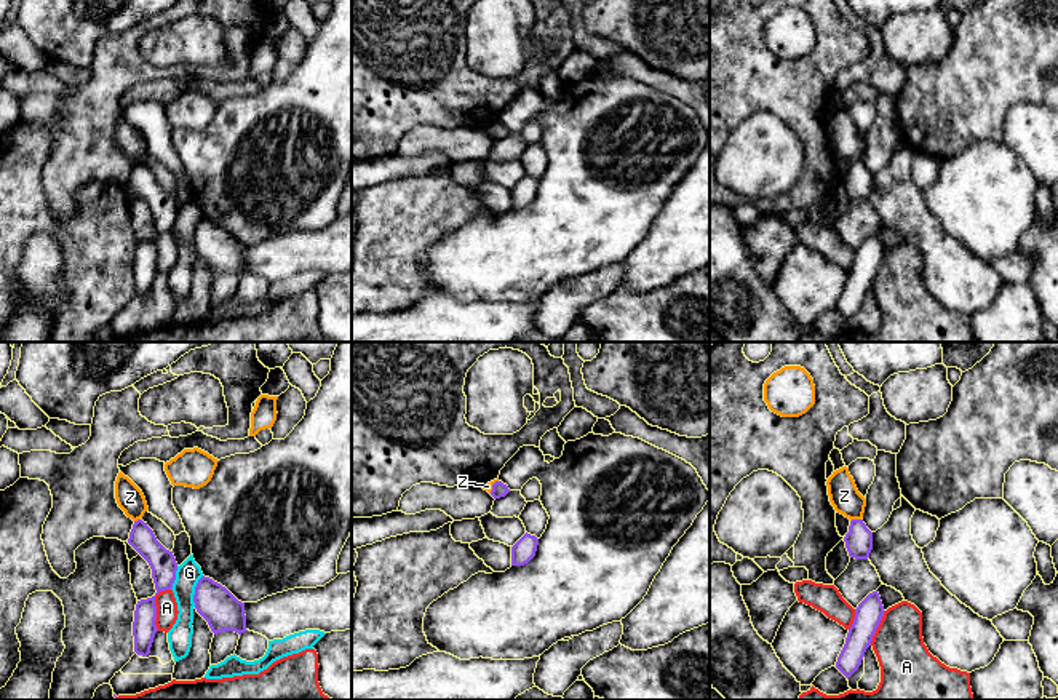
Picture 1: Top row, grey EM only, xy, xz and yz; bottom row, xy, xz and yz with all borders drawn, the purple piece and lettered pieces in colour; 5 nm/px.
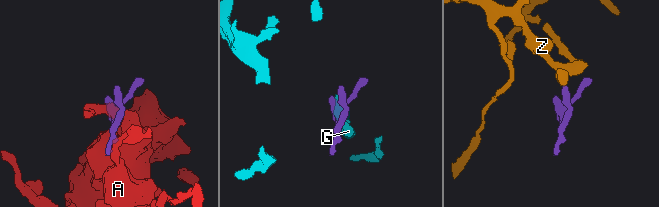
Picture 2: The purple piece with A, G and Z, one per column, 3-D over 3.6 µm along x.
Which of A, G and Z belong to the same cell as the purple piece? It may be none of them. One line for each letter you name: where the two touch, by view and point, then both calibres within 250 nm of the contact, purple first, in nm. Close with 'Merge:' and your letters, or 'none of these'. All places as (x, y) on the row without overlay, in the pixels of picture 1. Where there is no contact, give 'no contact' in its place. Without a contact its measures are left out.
Merge: none of these

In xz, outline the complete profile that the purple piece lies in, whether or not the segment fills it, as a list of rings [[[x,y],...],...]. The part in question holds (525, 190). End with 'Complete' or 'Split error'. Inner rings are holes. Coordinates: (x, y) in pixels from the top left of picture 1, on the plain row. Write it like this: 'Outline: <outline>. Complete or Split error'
Outline: [[[524,176],[513,189],[511,189],[511,208],[524,208],[527,206],[537,193],[539,181],[531,176]]]. Complete

